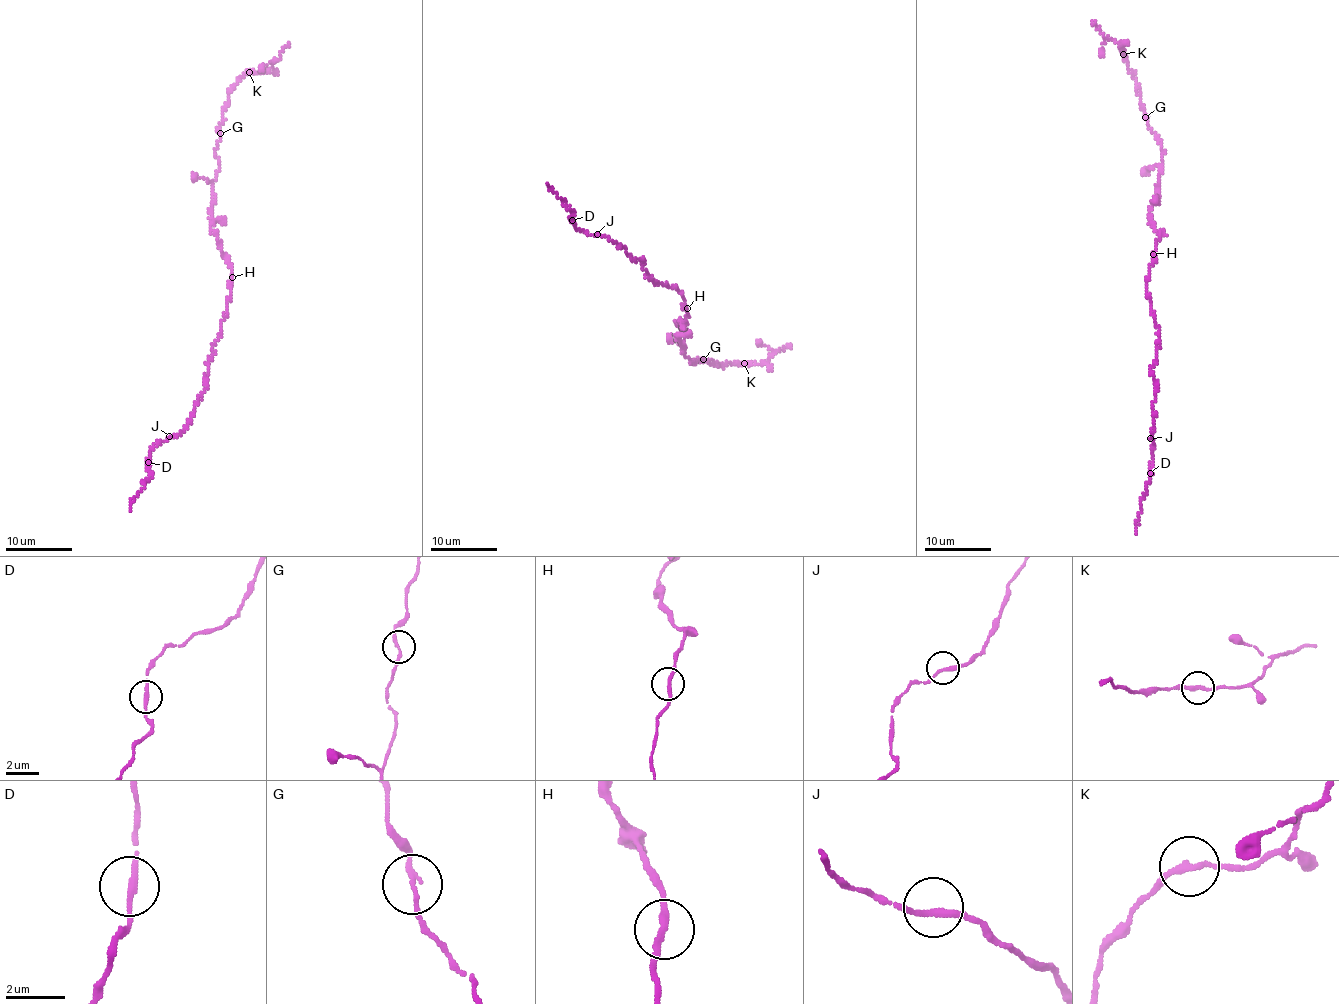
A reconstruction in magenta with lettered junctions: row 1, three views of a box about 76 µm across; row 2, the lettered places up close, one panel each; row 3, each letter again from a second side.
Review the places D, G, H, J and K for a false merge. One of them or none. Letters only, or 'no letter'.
D

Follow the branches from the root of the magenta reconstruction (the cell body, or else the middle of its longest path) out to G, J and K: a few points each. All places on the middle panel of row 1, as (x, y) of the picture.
G: (686, 310), (686, 322), (676, 323), (683, 352), (694, 363), (703, 359)
J: (686, 310), (675, 286), (655, 283), (647, 274), (642, 258), (638, 260), (628, 256), (622, 245), (597, 234)
K: (686, 310), (688, 317), (676, 323), (677, 335), (689, 361), (702, 358), (718, 366), (744, 363)

